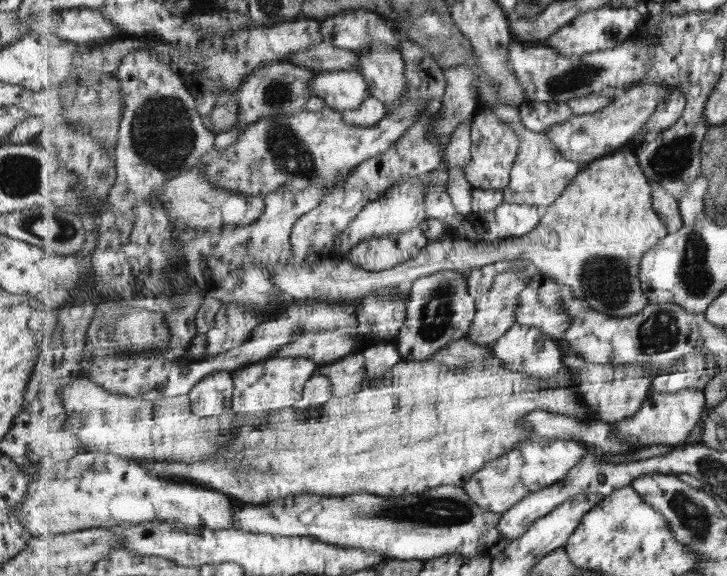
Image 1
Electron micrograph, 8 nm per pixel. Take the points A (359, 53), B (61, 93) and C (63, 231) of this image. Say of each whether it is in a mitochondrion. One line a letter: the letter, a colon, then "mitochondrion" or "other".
A: other
B: other
C: mitochondrion

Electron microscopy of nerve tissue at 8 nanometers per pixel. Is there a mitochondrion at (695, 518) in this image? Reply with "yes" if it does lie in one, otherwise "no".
yes

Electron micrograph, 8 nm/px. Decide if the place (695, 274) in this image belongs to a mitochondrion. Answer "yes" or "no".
yes

